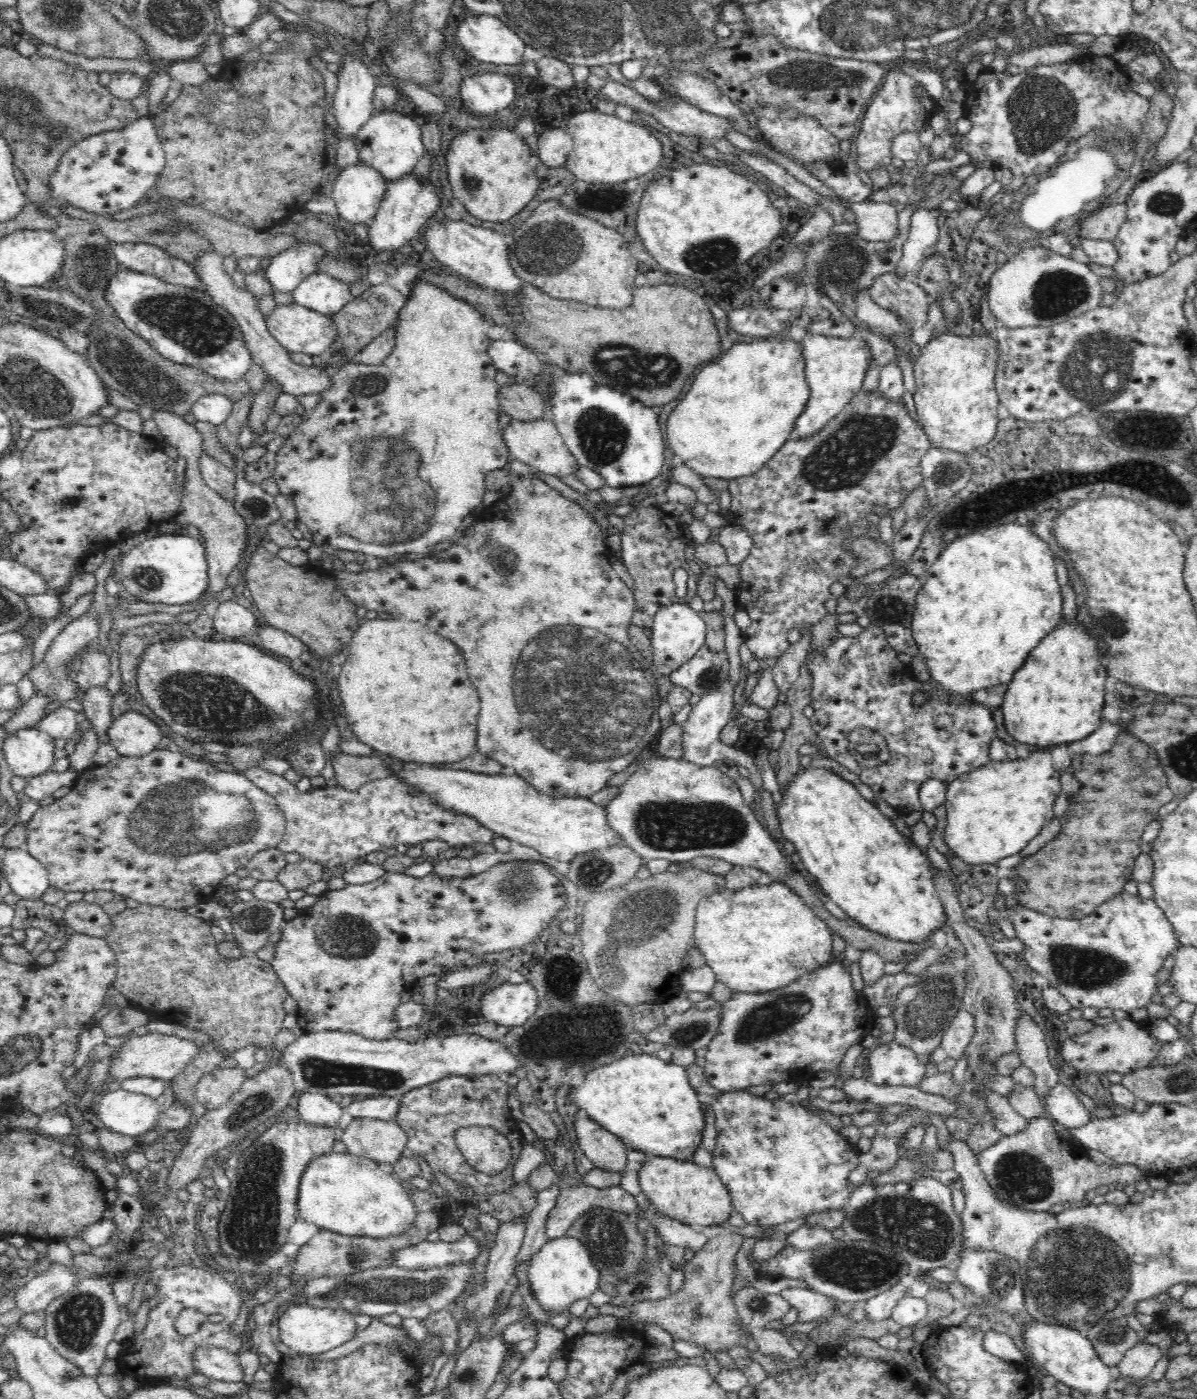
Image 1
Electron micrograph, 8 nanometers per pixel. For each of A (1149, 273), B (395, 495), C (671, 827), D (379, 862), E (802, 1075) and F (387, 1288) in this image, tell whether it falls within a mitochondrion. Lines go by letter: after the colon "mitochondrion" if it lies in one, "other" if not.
A: other
B: mitochondrion
C: mitochondrion
D: other
E: other
F: mitochondrion

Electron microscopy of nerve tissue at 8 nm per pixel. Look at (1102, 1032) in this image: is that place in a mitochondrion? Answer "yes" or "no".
no

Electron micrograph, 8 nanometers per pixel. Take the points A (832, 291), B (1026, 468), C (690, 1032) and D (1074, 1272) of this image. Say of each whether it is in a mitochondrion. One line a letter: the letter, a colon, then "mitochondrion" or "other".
A: mitochondrion
B: other
C: mitochondrion
D: mitochondrion

